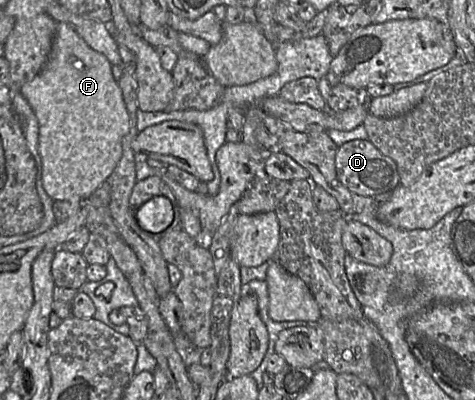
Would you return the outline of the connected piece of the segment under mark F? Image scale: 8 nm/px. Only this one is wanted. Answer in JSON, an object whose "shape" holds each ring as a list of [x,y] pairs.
{"shape":[[[58,22],[52,48],[46,64],[38,75],[36,75],[31,81],[25,83],[19,90],[20,94],[31,106],[38,120],[38,151],[43,168],[42,183],[44,190],[53,199],[53,201],[87,200],[103,183],[107,181],[122,157],[122,141],[123,138],[129,133],[131,124],[122,91],[112,74],[112,66],[113,65],[110,63],[107,57],[104,54],[92,49],[72,26],[64,22]]]}

